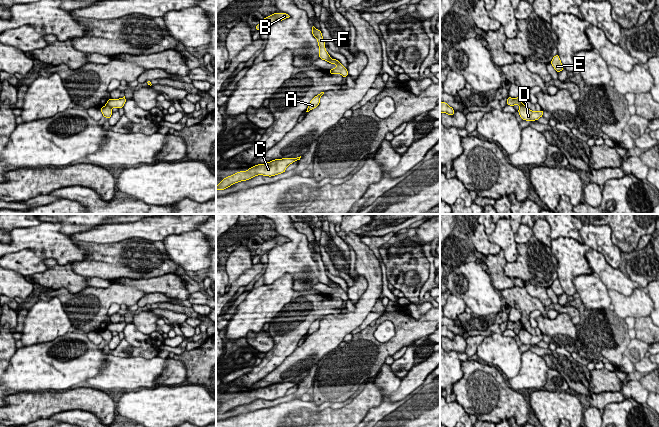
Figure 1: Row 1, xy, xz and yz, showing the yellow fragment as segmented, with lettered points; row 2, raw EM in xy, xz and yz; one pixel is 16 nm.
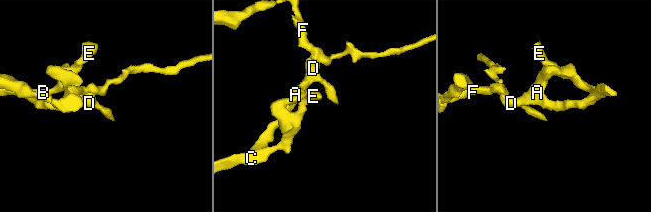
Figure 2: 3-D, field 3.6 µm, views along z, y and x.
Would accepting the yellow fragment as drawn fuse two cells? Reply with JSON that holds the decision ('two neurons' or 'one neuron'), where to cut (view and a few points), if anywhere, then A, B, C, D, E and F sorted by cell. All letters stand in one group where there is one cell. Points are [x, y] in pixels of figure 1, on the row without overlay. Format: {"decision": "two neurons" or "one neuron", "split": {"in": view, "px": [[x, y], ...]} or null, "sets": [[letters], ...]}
{"decision": "two neurons", "split": {"in": "xy", "px": [[106, 328], [111, 332]]}, "sets": [["A", "C", "D", "E"], ["B", "F"]]}

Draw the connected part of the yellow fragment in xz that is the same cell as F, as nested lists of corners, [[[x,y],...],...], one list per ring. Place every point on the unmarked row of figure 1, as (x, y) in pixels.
[[[314,250],[312,251],[312,258],[314,261],[317,262],[318,265],[318,269],[319,269],[319,282],[323,283],[331,288],[337,288],[338,291],[337,292],[333,292],[331,293],[331,295],[333,296],[333,298],[341,298],[343,301],[347,301],[348,300],[348,295],[347,292],[343,291],[342,288],[340,287],[340,285],[336,284],[336,283],[331,283],[330,279],[327,277],[326,273],[325,273],[325,266],[324,263],[322,261],[322,257],[320,254],[317,254]]]

